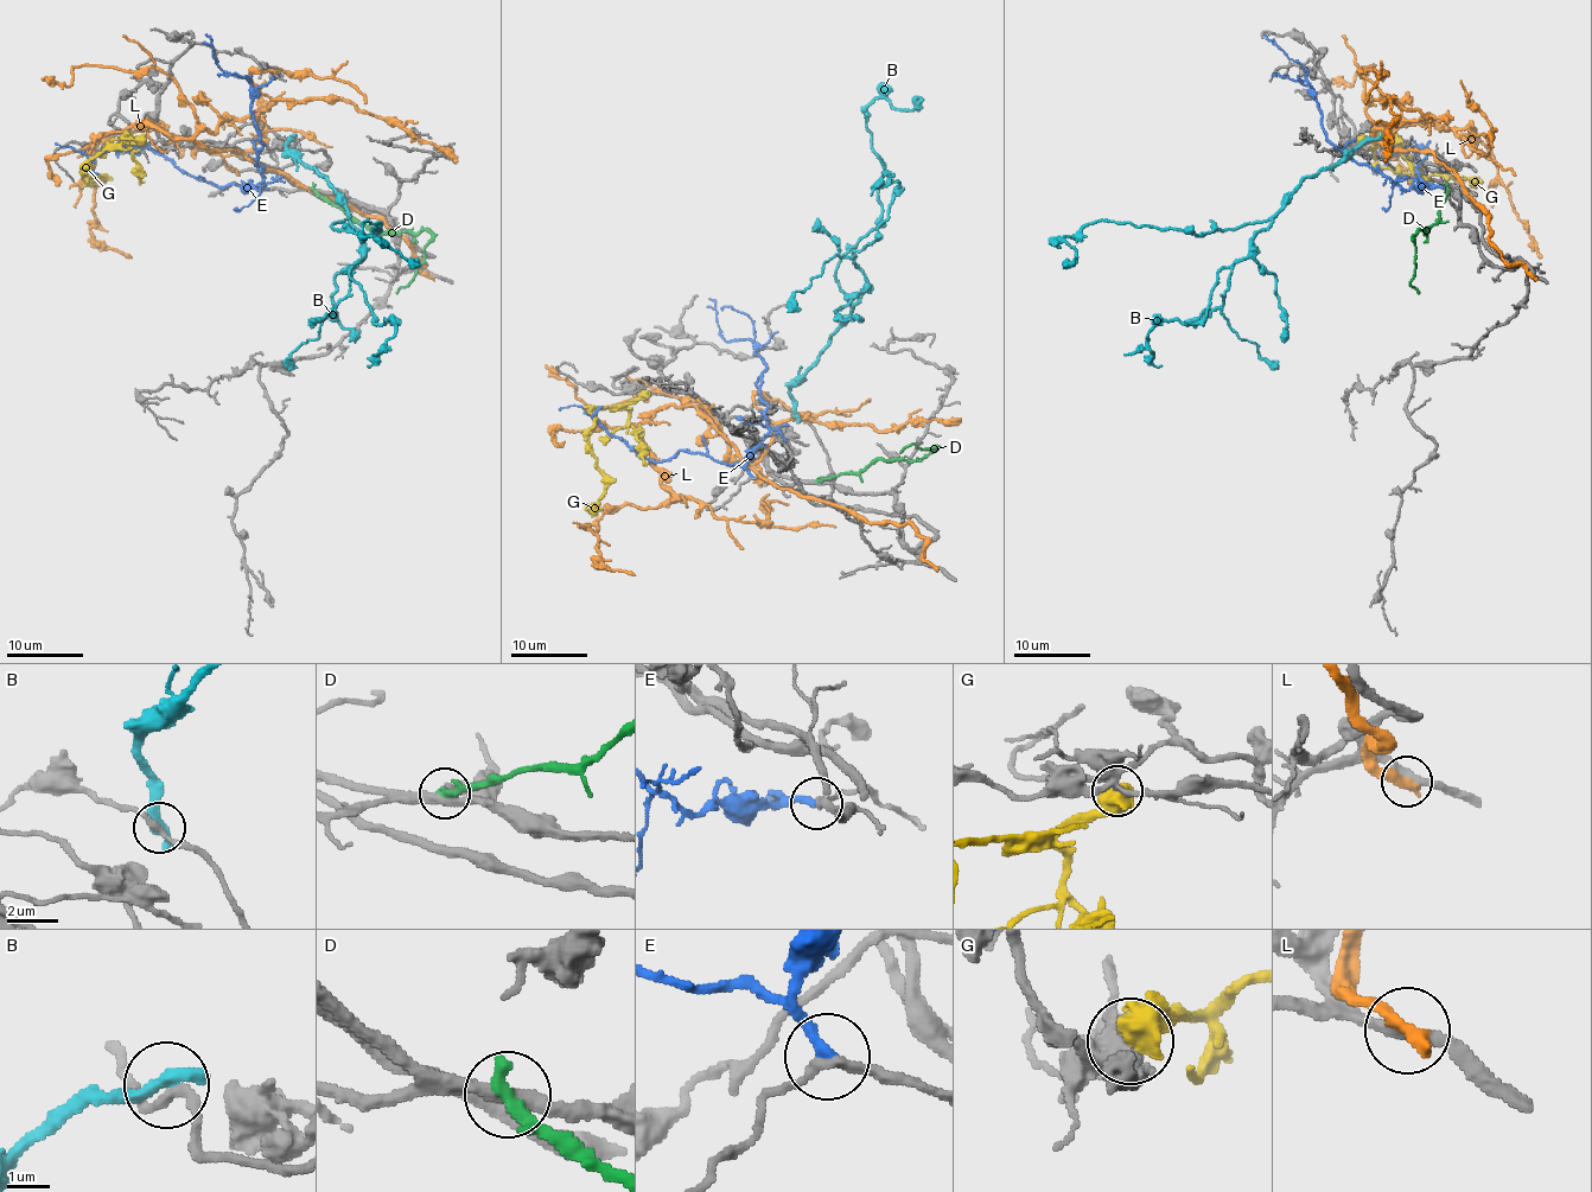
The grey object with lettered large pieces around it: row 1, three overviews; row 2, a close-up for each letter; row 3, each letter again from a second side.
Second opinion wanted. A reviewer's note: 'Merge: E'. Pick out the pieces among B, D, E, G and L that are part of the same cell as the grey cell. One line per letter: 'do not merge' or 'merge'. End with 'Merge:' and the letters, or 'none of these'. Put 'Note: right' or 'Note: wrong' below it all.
B: do not merge
D: do not merge
E: merge
G: do not merge
L: do not merge
Merge: E
Note: right

